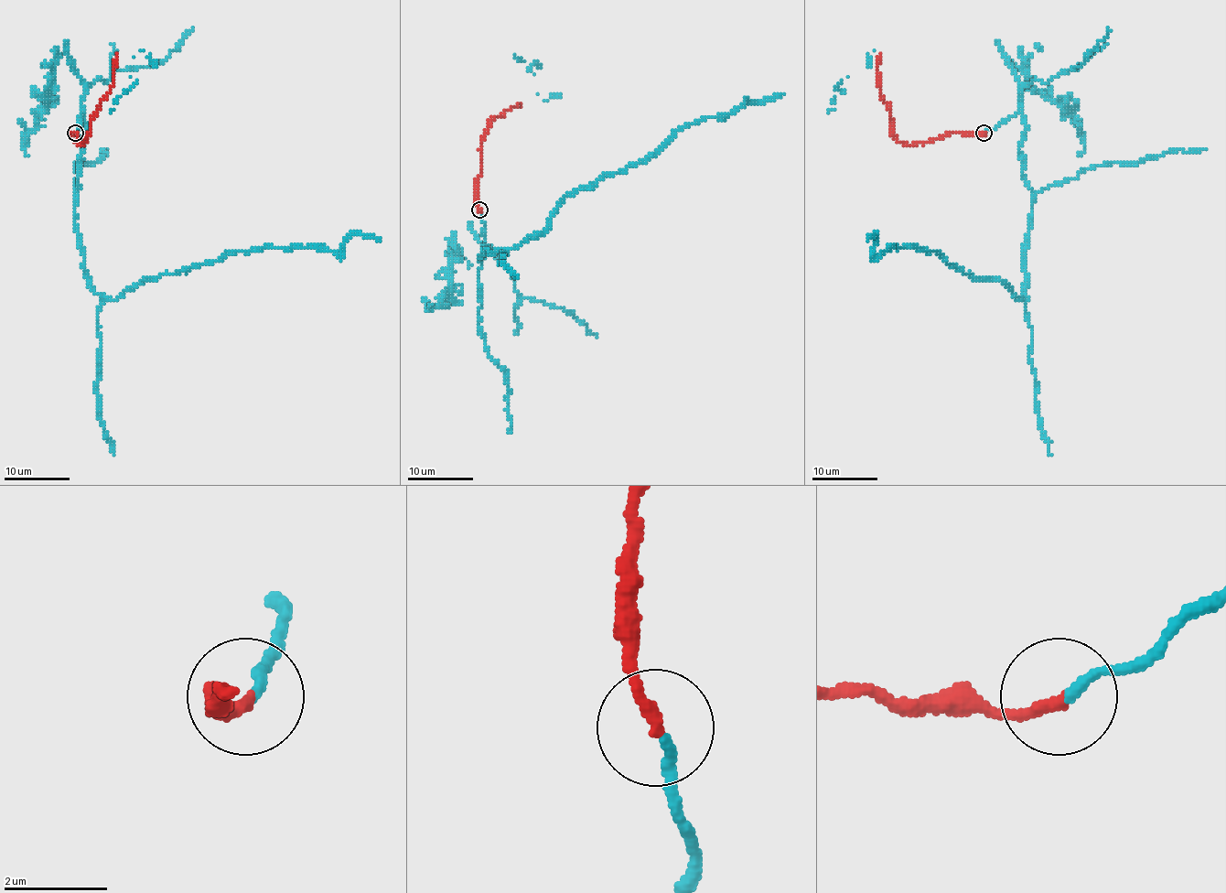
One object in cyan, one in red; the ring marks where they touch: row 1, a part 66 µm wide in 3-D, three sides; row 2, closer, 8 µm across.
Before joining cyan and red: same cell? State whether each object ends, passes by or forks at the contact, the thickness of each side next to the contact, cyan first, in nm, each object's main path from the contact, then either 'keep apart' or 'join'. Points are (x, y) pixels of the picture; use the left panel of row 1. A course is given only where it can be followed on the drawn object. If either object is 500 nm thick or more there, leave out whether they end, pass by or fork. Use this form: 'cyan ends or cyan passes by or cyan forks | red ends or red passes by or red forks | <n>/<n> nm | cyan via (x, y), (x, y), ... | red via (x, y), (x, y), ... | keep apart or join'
cyan ends | red ends | 190/240 nm | cyan via (77, 133), (81, 113), (83, 273), (112, 299), (238, 252), (323, 246), (339, 256), (352, 233), (379, 240) | red via (75, 133), (77, 143), (81, 145), (90, 133), (90, 120), (112, 85), (112, 60), (118, 54) | join

